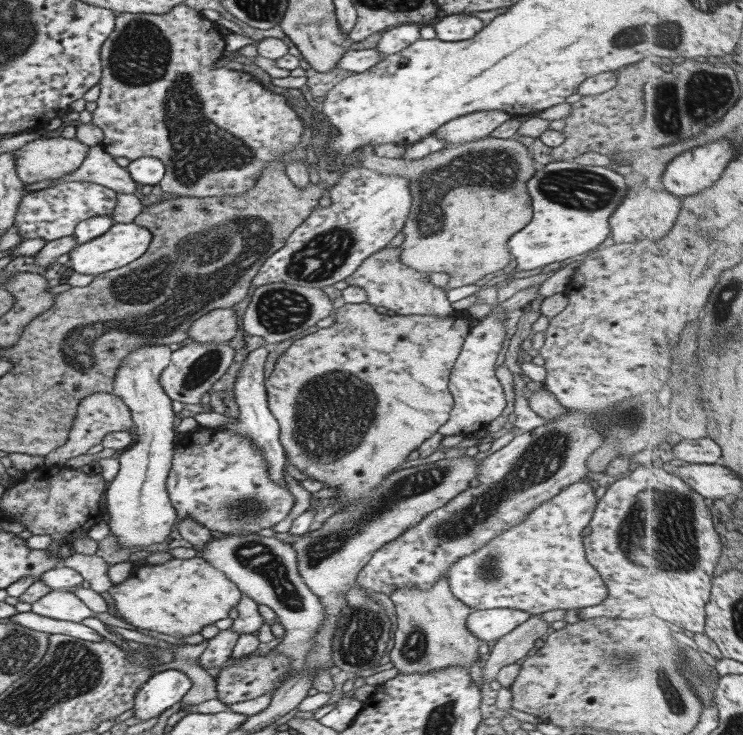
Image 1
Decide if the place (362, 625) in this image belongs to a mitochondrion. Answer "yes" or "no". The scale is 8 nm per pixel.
yes

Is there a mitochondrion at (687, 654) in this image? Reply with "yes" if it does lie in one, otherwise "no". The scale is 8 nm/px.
yes

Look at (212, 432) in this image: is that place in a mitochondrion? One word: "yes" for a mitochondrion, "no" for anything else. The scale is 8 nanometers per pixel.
no

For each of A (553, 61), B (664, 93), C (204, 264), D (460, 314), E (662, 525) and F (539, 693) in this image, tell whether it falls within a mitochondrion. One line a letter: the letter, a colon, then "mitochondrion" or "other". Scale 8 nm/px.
A: other
B: mitochondrion
C: mitochondrion
D: other
E: mitochondrion
F: other

